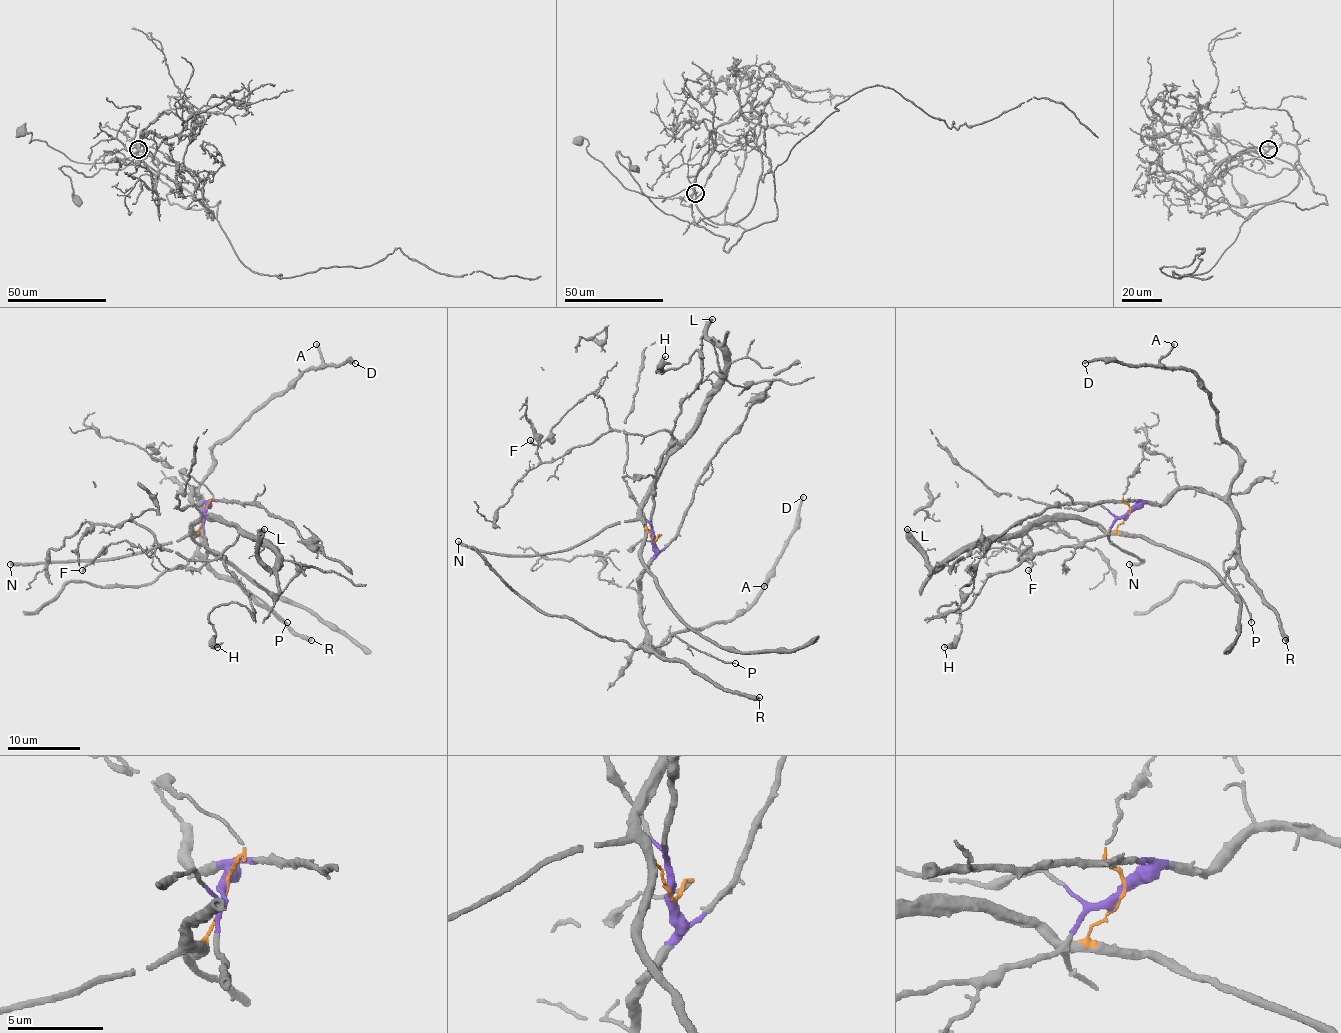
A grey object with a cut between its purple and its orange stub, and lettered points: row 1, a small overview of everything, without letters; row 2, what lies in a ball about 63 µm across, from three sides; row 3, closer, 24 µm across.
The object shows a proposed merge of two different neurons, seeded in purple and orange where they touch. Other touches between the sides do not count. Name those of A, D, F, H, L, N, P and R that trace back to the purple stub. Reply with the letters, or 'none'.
A, D, H, P, R

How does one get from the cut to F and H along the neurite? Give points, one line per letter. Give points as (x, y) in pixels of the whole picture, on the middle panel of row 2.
F: (653, 540), (642, 502), (658, 467), (687, 440), (613, 429), (605, 404), (589, 393), (538, 444), (529, 440)
H: (653, 540), (660, 456), (680, 405), (702, 378), (700, 353), (685, 364), (656, 371), (664, 371), (665, 356)

